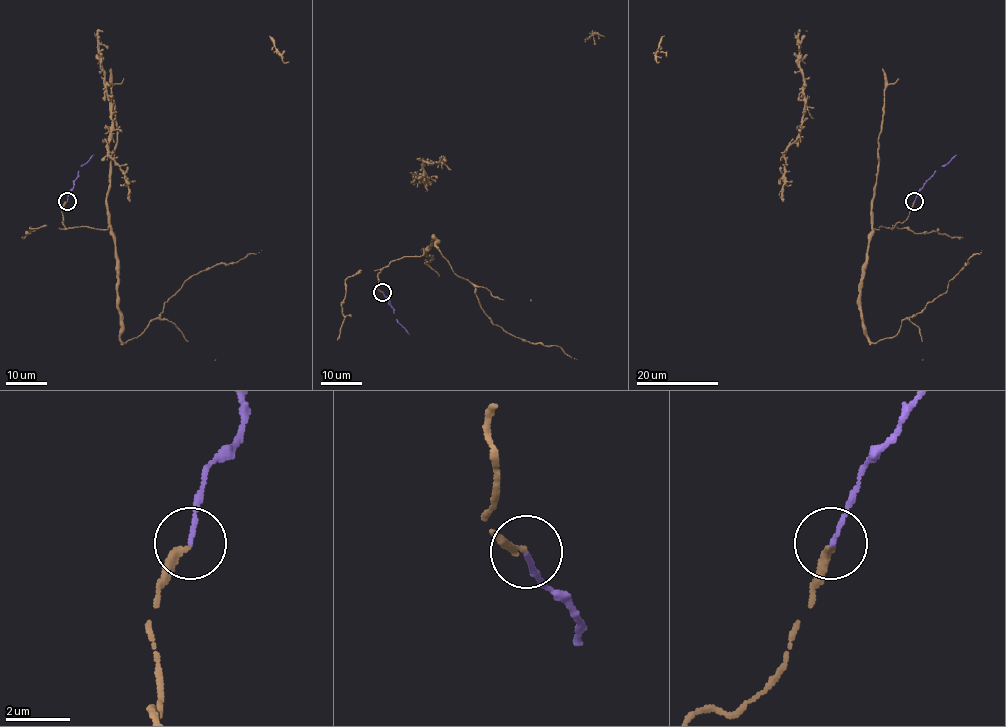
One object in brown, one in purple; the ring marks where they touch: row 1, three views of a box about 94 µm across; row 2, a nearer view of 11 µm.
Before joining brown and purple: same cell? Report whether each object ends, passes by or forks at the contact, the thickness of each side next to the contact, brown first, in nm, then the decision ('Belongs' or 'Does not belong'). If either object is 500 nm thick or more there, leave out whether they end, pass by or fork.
At the ring brown ends. At the ring purple ends. Thickness 240 nm (brown) against 130 nm. Belongs

